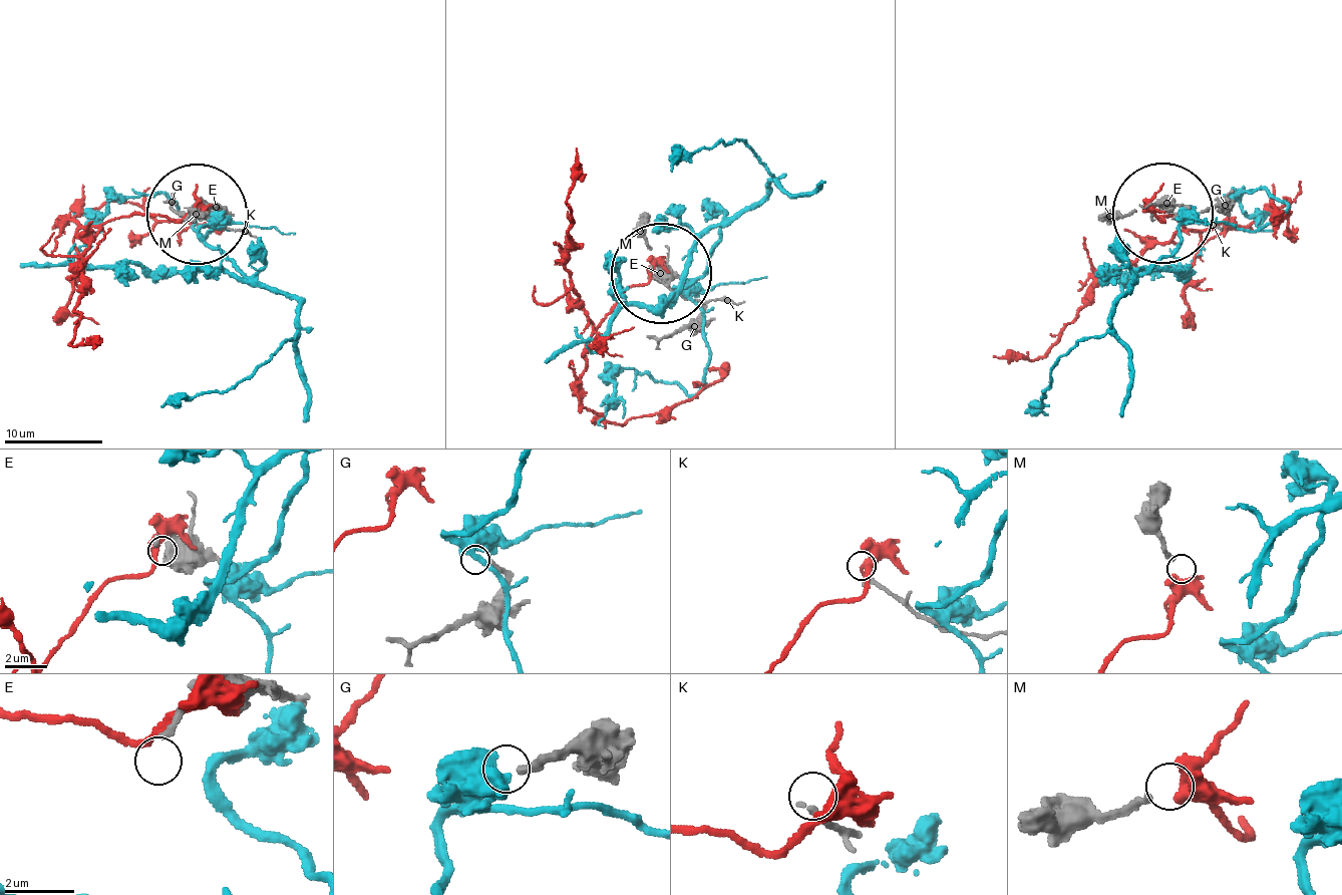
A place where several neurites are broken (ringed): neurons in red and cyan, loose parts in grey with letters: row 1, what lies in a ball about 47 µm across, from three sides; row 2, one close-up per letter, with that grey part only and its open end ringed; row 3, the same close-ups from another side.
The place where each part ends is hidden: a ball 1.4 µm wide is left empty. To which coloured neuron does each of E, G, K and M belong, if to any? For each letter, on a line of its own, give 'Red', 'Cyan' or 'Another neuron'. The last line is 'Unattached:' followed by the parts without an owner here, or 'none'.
E: Another neuron
G: Cyan
K: Another neuron
M: Red
Unattached: E, K

